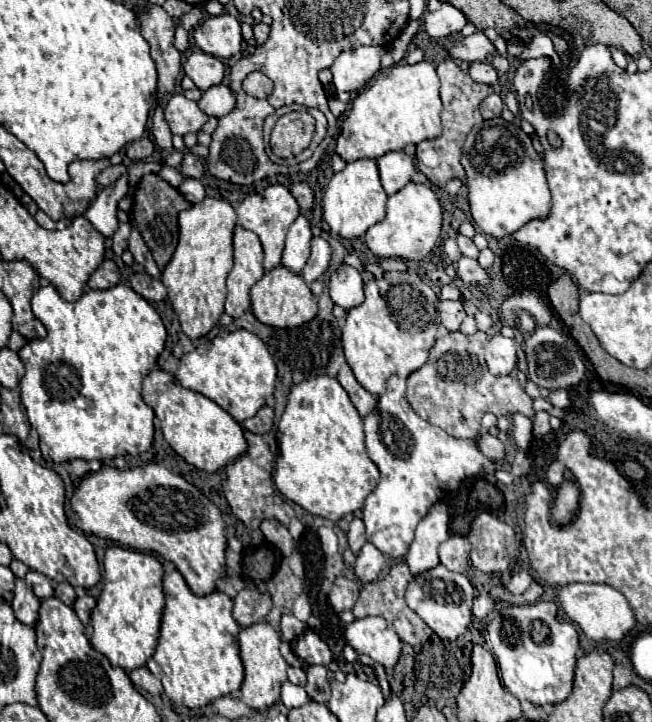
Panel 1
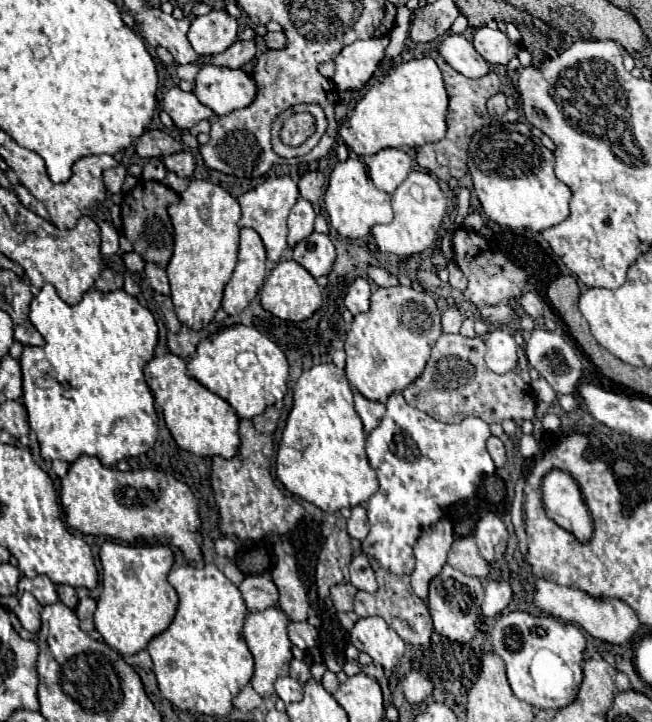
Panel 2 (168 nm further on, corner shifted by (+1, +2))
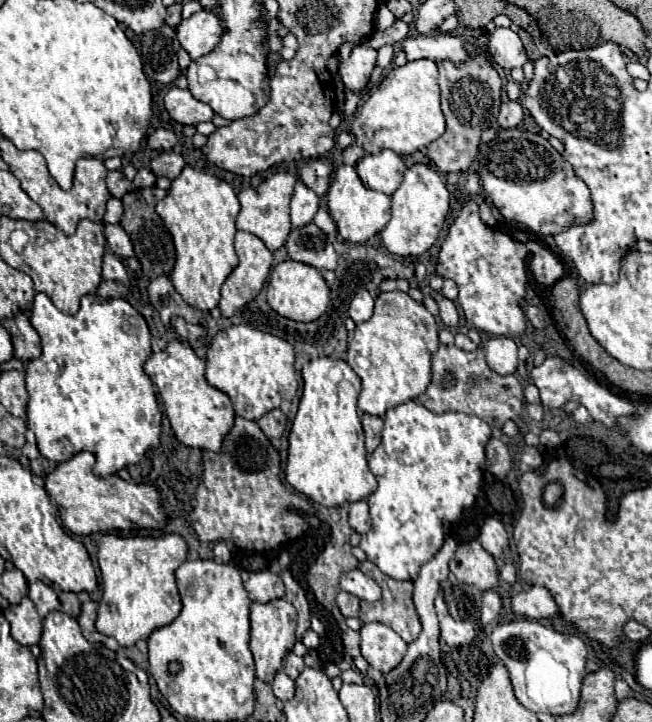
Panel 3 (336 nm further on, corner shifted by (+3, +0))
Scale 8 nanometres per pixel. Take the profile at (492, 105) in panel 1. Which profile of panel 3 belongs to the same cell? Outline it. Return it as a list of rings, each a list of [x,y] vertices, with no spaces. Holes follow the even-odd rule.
[[[511,100],[503,102],[497,120],[499,120],[499,126],[505,128],[505,130],[519,126],[521,120],[523,120],[523,108],[521,108],[521,104],[519,102],[511,102]]]

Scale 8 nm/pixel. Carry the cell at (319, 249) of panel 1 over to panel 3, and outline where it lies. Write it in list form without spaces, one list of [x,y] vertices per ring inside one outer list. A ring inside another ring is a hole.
[[[313,222],[293,228],[285,242],[285,248],[291,260],[311,264],[317,270],[335,270],[337,266],[337,254],[333,244],[327,240],[325,232]]]

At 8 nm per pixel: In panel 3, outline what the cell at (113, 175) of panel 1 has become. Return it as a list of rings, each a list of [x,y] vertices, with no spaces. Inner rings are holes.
[[[115,170],[115,172],[107,174],[107,188],[109,188],[111,196],[123,198],[123,194],[127,194],[131,190],[131,182],[123,176],[121,170]]]

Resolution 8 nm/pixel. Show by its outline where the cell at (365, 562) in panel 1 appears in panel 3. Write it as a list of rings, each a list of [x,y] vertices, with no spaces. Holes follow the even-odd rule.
[[[359,568],[341,574],[341,578],[339,578],[339,586],[341,586],[343,592],[353,594],[353,596],[357,596],[359,600],[375,602],[375,600],[381,598],[381,588],[375,584],[373,578],[365,576]]]

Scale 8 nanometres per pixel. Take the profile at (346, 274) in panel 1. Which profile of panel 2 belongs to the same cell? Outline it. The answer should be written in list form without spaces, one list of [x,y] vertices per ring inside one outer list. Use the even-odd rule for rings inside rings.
[[[355,278],[355,282],[349,286],[347,294],[345,294],[345,308],[351,312],[351,314],[357,314],[357,312],[365,312],[369,308],[369,284],[365,278]]]

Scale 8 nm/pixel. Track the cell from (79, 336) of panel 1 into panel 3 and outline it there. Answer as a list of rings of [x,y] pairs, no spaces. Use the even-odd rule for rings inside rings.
[[[39,292],[33,302],[31,326],[41,338],[43,354],[27,364],[27,426],[37,436],[37,446],[43,458],[65,462],[81,450],[97,458],[95,476],[105,478],[121,468],[139,464],[149,448],[159,446],[161,410],[155,396],[155,386],[143,366],[151,356],[151,334],[145,318],[123,298],[103,300],[87,294],[81,300],[77,314],[63,314],[55,308],[47,294]]]

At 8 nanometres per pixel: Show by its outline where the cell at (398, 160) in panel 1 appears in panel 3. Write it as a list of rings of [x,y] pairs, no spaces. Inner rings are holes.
[[[383,150],[379,154],[365,154],[361,160],[357,160],[355,170],[363,184],[367,180],[367,188],[391,196],[401,186],[405,162],[399,154]]]

